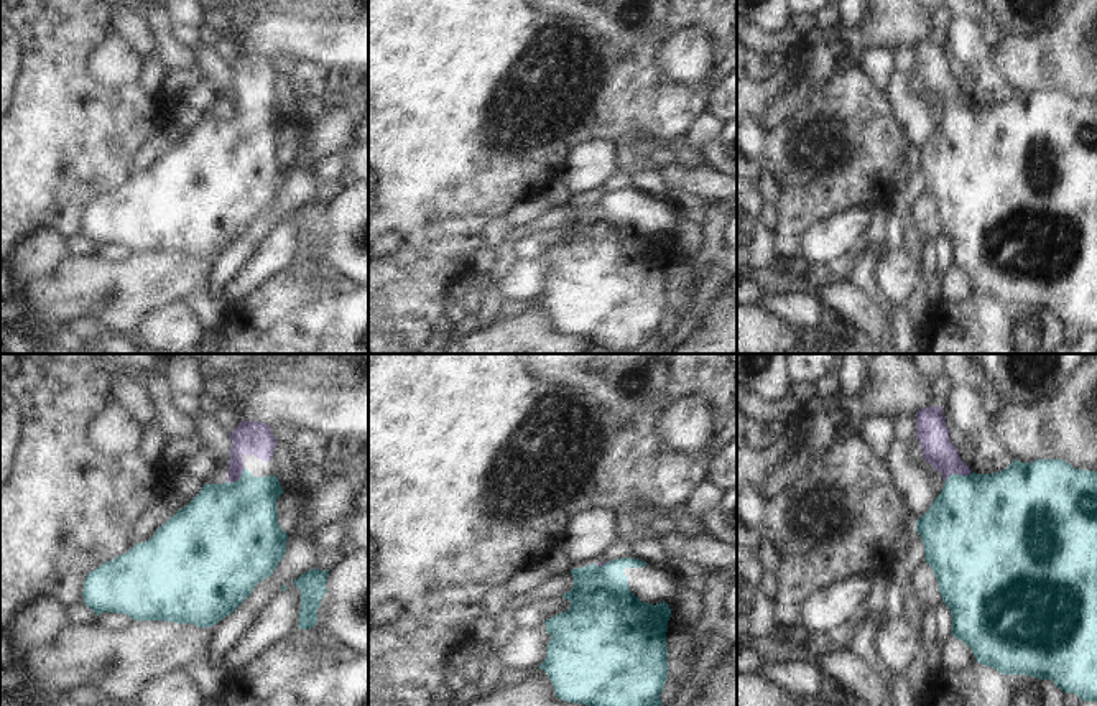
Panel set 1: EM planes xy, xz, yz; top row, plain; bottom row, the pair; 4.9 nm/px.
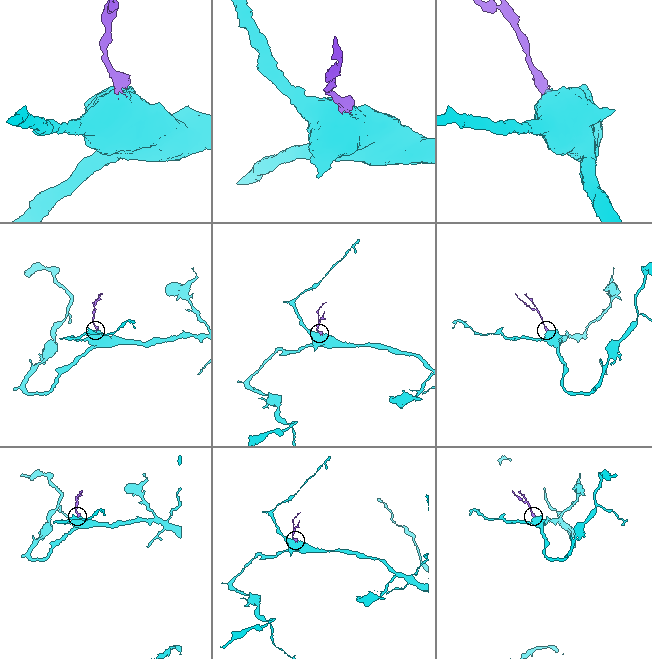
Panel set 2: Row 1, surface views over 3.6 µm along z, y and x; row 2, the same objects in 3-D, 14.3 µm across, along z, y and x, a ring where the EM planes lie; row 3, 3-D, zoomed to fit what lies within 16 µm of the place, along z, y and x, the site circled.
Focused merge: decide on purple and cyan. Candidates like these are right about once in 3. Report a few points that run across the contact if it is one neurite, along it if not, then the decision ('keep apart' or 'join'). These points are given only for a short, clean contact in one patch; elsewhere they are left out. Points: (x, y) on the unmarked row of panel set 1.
yz (931, 61), (939, 84), (958, 104), (971, 140), (979, 150) | join

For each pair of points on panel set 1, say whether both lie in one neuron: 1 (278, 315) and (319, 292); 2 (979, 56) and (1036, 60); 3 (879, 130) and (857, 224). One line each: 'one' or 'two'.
1: one
2: two
3: two

